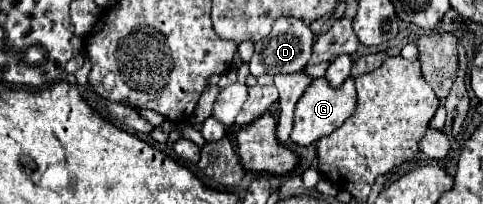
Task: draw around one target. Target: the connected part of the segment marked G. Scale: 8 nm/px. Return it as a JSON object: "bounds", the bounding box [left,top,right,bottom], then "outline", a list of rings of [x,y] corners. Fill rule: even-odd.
{"bounds":[289,77,357,145],"outline":[[[319,77],[315,79],[307,91],[303,93],[303,97],[299,99],[297,107],[295,107],[295,119],[293,119],[293,129],[289,139],[297,145],[311,145],[313,141],[333,133],[337,127],[341,127],[355,111],[357,105],[357,95],[355,95],[355,81],[349,77],[339,89],[329,87],[327,79]]]}

